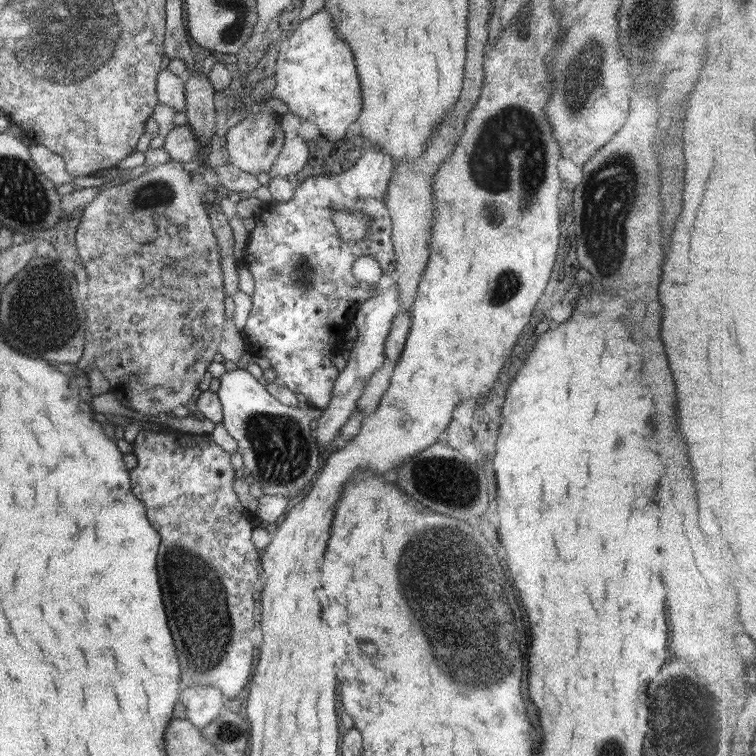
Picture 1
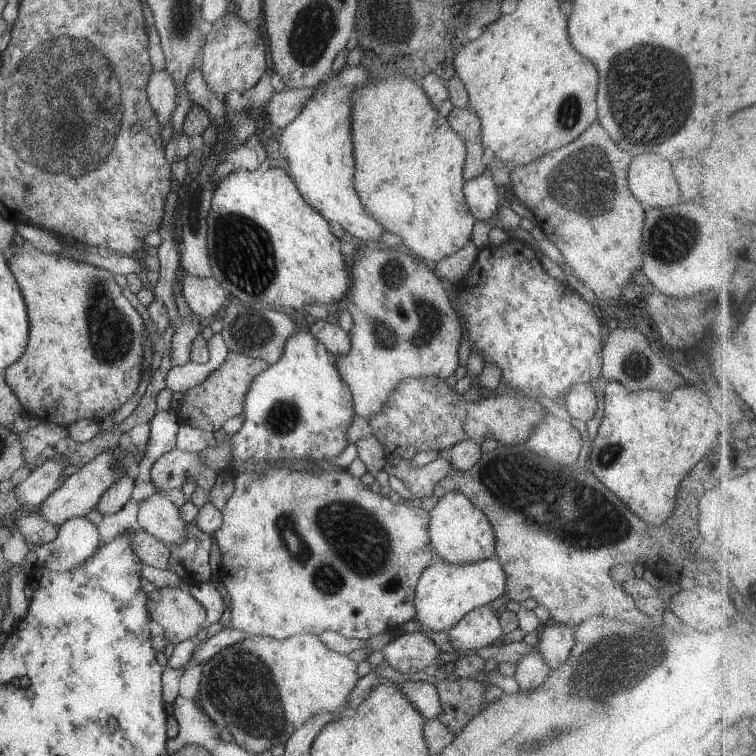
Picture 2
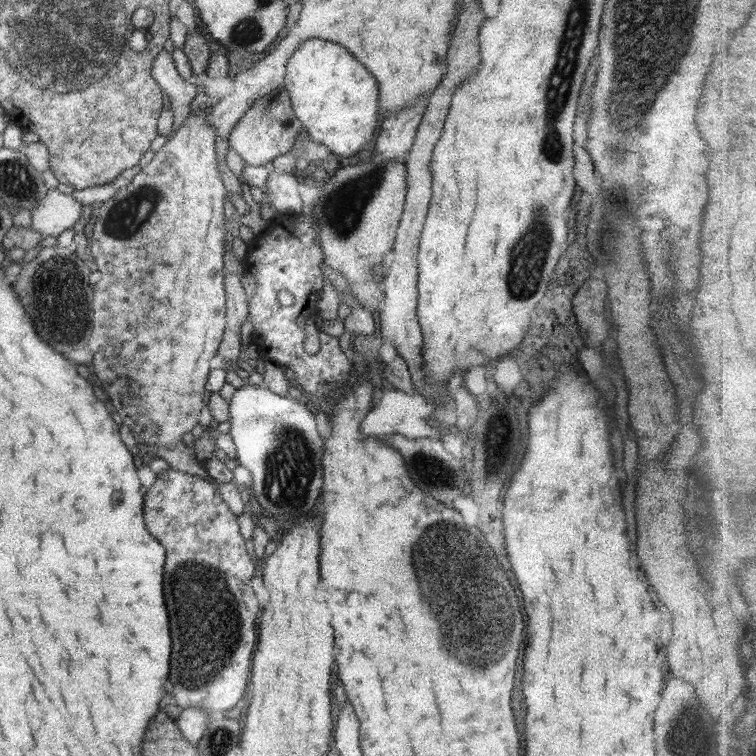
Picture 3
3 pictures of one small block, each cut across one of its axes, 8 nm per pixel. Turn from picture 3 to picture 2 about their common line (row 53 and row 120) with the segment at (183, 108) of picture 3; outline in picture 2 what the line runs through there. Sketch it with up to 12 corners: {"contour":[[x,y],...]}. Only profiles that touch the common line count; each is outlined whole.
{"contour":[[152,72],[147,96],[164,126],[177,108],[177,84]]}

